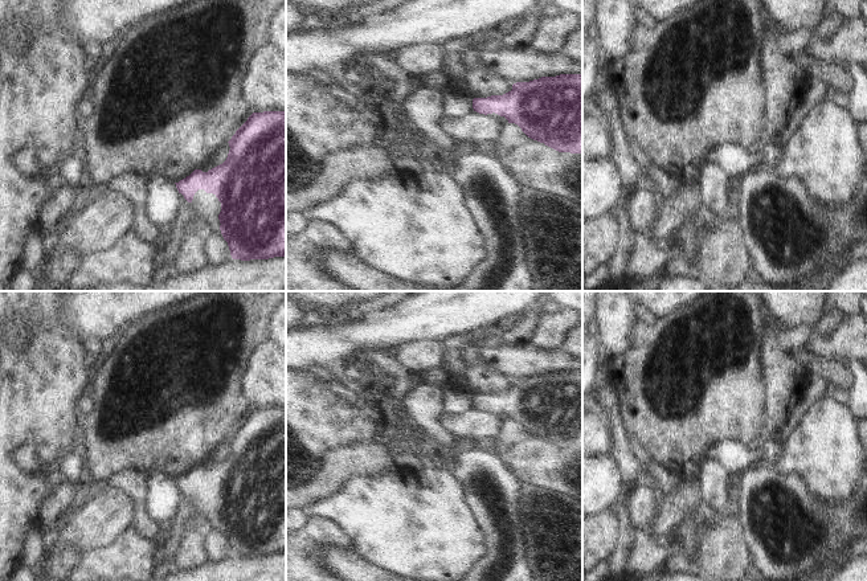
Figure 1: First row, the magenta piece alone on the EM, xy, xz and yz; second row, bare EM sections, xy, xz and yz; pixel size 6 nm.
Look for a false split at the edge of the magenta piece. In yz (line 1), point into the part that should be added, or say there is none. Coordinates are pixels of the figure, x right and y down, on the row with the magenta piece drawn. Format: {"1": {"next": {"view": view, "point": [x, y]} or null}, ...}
{"1": {"next": null}}

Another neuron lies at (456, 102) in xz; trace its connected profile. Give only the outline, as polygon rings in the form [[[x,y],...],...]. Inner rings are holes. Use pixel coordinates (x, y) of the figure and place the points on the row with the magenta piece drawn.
[[[449,78],[446,90],[442,93],[443,116],[449,119],[465,116],[474,111],[473,97],[465,89],[455,89],[454,81],[454,78]]]

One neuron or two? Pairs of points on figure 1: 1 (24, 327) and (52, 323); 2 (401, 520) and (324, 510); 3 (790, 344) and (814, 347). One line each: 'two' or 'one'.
1: two
2: one
3: two

